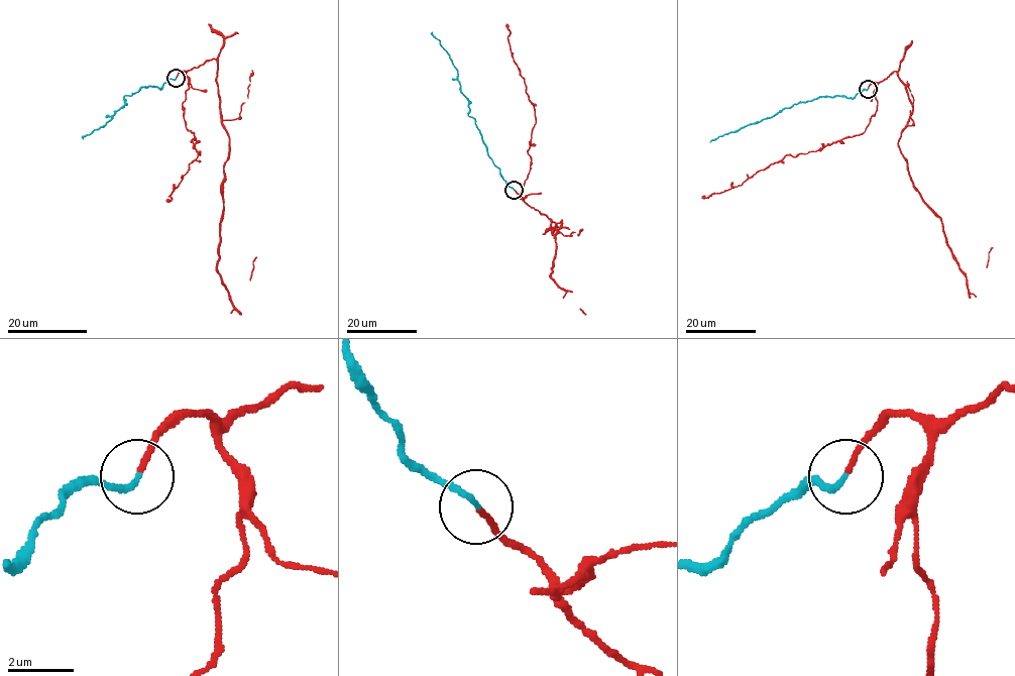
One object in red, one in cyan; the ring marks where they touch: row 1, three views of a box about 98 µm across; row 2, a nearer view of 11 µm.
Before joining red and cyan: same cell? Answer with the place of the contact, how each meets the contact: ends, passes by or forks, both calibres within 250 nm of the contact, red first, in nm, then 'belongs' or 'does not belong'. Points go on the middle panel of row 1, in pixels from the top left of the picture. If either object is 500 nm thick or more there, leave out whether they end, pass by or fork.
place (514, 190); red ends; cyan ends; calibres 160 and 180 nm; belongs

